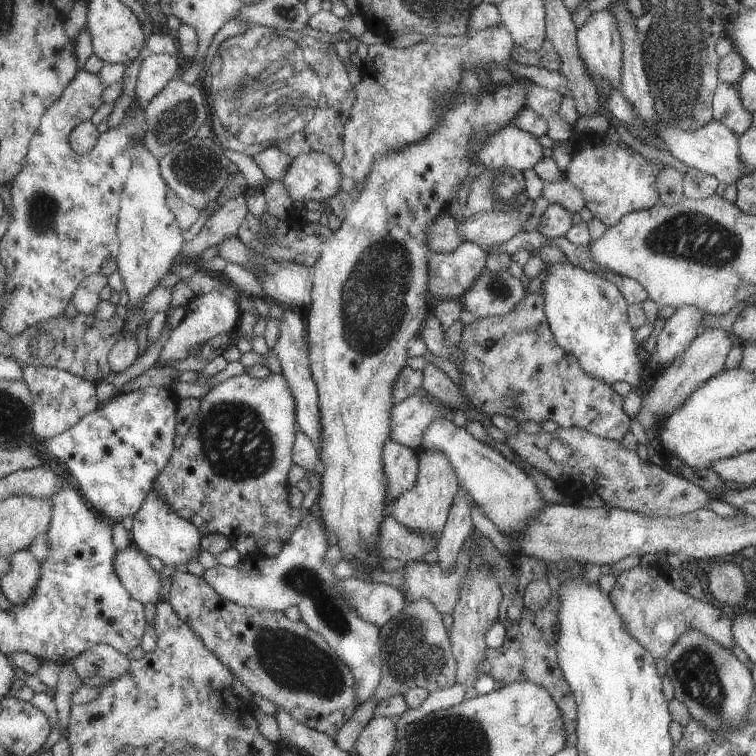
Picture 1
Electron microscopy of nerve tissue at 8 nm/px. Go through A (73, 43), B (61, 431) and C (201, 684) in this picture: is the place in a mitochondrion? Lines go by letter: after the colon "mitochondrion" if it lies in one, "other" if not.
A: other
B: other
C: other

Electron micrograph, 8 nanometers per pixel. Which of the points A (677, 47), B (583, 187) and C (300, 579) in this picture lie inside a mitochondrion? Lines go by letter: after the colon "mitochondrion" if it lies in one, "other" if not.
A: mitochondrion
B: other
C: mitochondrion

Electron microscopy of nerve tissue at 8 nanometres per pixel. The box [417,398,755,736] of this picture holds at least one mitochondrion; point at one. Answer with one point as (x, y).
(697, 675)

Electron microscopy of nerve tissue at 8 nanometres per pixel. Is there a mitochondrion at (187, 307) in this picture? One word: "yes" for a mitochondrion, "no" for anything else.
no

